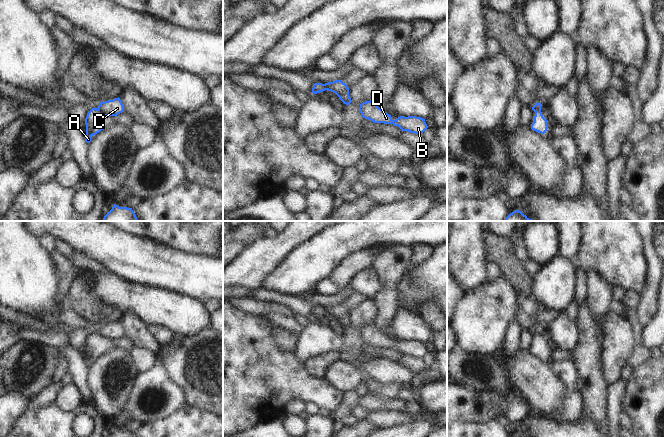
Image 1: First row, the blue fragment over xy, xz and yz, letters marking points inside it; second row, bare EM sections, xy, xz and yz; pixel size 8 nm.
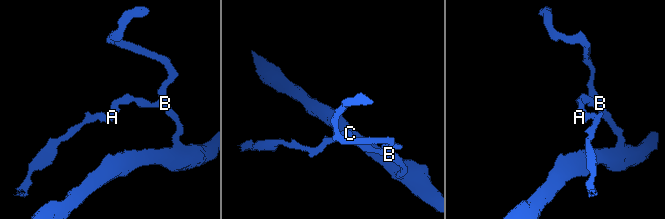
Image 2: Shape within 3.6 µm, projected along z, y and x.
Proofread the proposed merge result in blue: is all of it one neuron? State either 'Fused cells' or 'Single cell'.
Fused cells.

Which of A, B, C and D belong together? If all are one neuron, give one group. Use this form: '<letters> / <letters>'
A / B C D

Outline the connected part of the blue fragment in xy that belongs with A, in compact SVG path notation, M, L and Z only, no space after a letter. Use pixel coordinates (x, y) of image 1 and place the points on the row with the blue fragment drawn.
M92 108L85 118L86 124L86 135L85 141L89 143L91 141L91 137L96 135L101 130L104 129L104 125L101 123L102 117L101 112L97 108Z

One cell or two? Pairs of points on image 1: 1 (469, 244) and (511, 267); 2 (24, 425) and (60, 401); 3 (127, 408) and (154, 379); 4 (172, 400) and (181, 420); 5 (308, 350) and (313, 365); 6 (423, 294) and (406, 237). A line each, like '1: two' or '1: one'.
1: two
2: two
3: one
4: two
5: two
6: two

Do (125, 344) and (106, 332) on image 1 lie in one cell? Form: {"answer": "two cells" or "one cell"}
{"answer": "two cells"}

